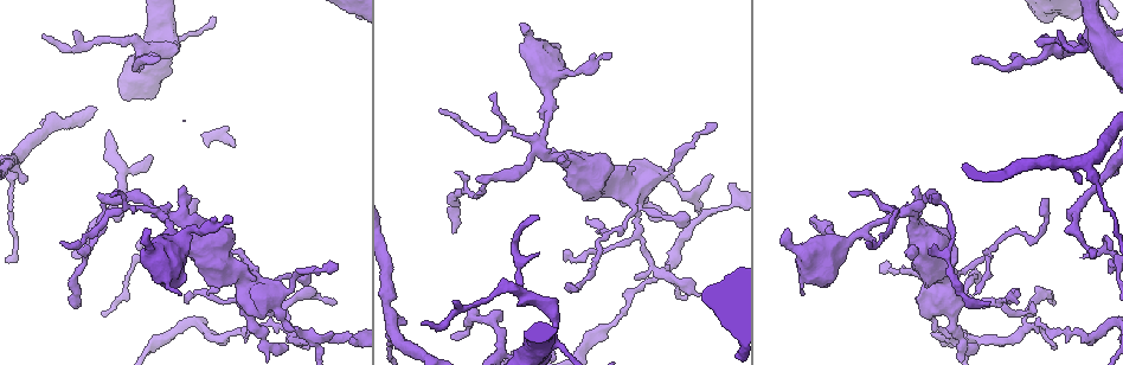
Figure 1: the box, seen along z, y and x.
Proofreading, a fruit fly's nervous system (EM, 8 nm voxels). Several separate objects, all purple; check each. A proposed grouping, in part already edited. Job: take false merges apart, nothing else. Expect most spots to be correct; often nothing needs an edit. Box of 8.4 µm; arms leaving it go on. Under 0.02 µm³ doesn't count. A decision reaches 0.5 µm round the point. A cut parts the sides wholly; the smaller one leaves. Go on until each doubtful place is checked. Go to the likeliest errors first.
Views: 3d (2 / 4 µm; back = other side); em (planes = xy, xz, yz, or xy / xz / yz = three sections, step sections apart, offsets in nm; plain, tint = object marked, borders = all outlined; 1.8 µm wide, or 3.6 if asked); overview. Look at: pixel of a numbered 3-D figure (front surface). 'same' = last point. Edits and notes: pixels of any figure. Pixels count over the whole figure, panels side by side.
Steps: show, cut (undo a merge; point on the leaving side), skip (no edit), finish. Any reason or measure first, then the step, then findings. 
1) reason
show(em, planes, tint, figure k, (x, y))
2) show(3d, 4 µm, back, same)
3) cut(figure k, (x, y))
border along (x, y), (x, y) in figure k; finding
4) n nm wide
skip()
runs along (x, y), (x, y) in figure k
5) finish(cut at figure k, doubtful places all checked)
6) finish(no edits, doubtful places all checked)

sharp bend
show(em, xy, step 8, tint, figure 1, (665, 269))

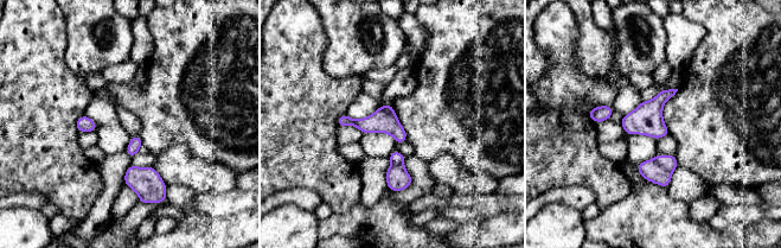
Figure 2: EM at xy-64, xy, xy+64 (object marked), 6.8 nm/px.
cut(figure 2, (650, 170))
a second neuron is stuck on

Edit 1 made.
show(em, planes, tint, figure 1, (158, 209))

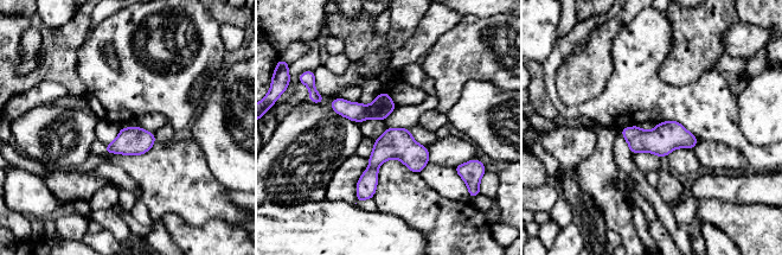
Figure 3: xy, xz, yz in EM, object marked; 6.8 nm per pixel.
190 nm wide
skip()
all the same neuron

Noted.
thin neck
show(em, 3.6 µm, planes, tint, figure 1, (957, 299))

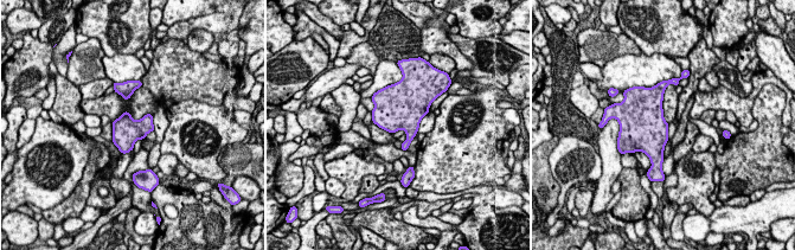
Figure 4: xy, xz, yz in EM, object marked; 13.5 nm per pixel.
skip()
all the same neuron

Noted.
finish(cut at figure 2, doubtful places all checked)

